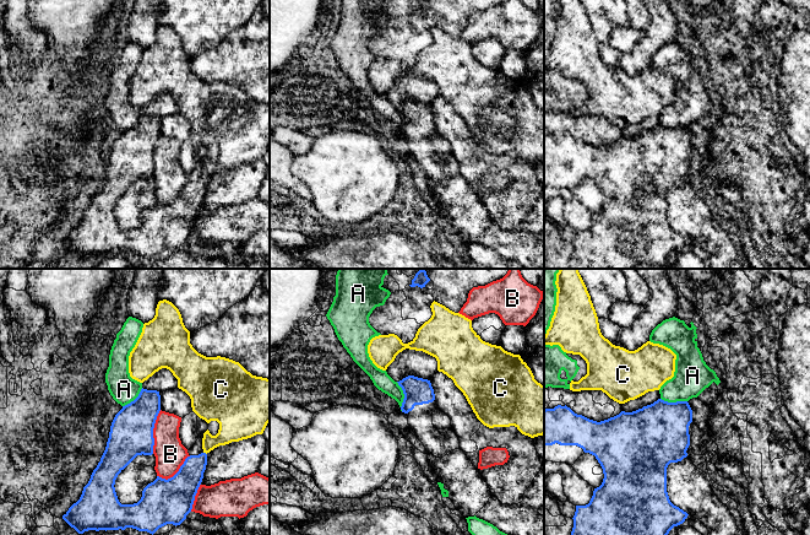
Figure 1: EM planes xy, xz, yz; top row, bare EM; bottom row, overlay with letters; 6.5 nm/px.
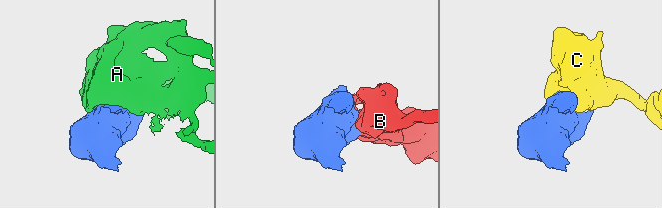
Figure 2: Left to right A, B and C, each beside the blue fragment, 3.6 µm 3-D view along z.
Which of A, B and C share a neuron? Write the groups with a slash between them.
A / B / C

